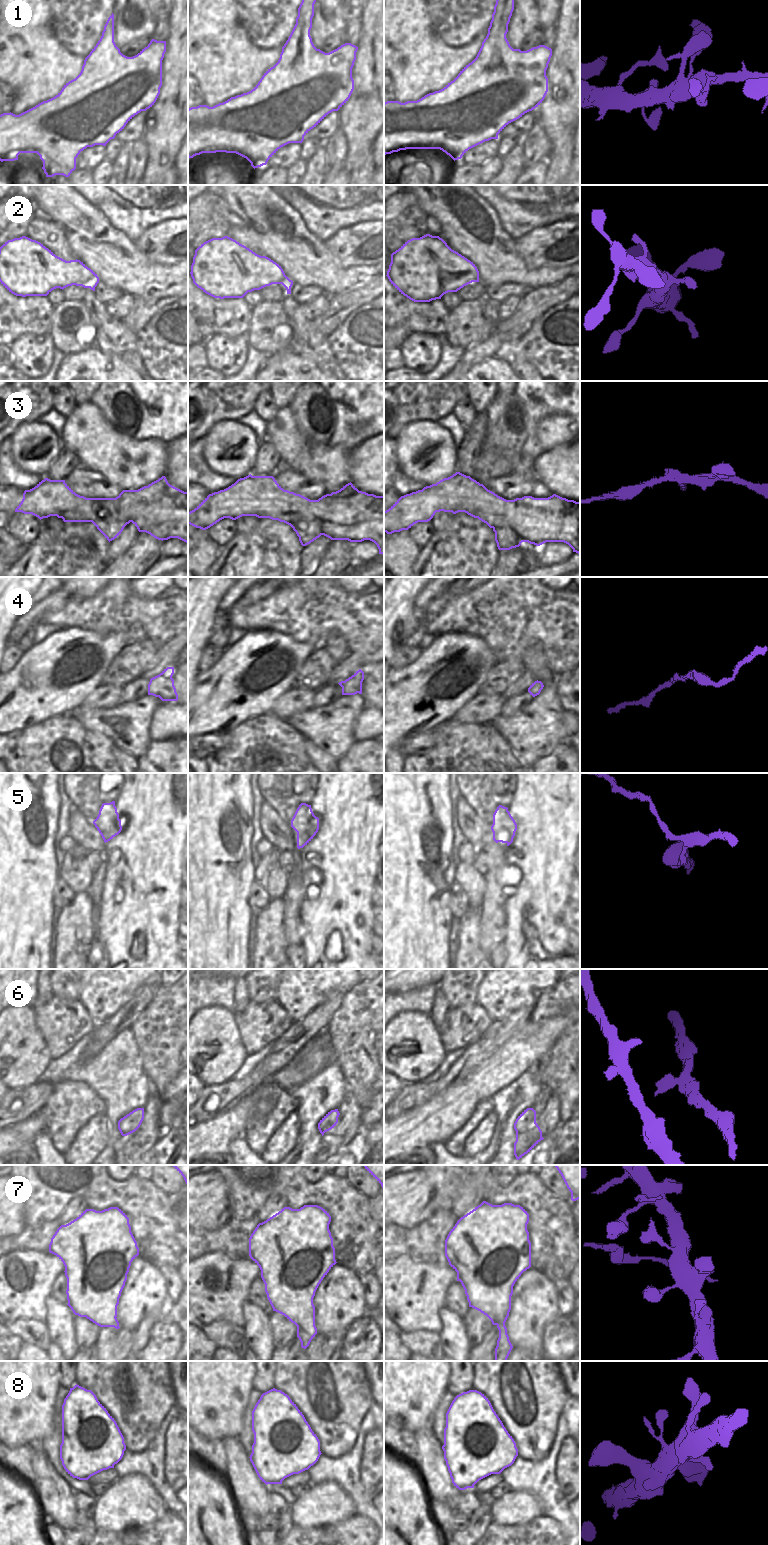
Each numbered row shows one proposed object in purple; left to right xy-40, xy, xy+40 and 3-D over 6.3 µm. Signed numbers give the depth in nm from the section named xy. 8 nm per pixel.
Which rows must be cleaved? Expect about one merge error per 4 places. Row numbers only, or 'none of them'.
3, 7

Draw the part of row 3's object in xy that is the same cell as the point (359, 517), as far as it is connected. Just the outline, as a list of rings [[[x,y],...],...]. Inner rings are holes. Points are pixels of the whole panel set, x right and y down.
[[[252,476],[238,479],[224,490],[209,494],[194,510],[188,512],[188,524],[206,530],[224,518],[236,520],[242,516],[253,516],[253,507],[263,509],[263,513],[288,510],[292,515],[291,523],[300,520],[318,520],[308,530],[296,532],[302,546],[306,546],[324,535],[331,540],[374,542],[379,554],[384,554],[384,496],[376,496],[358,491],[346,498],[326,494],[318,500],[310,500],[300,494],[284,490],[273,476]]]

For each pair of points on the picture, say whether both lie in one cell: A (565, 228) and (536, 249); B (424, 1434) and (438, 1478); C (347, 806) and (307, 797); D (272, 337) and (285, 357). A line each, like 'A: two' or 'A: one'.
A: one
B: one
C: two
D: two

